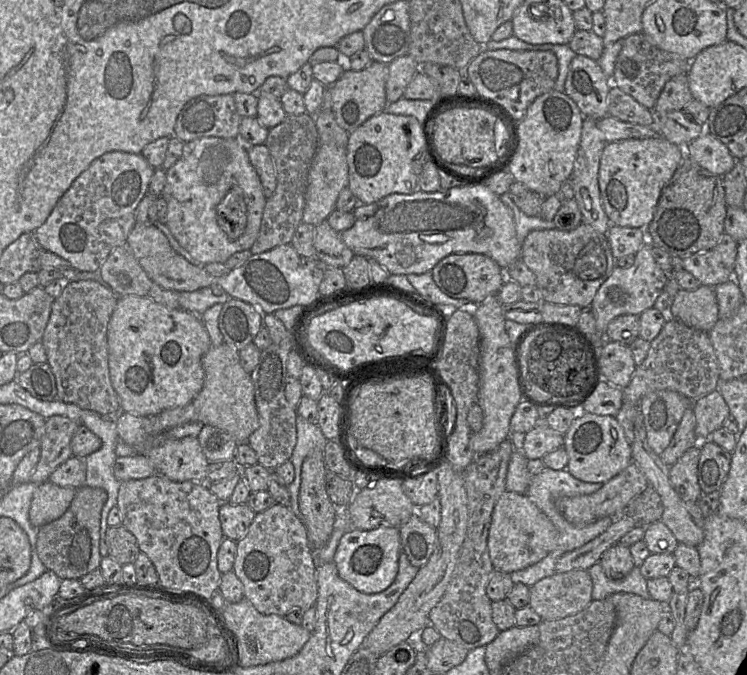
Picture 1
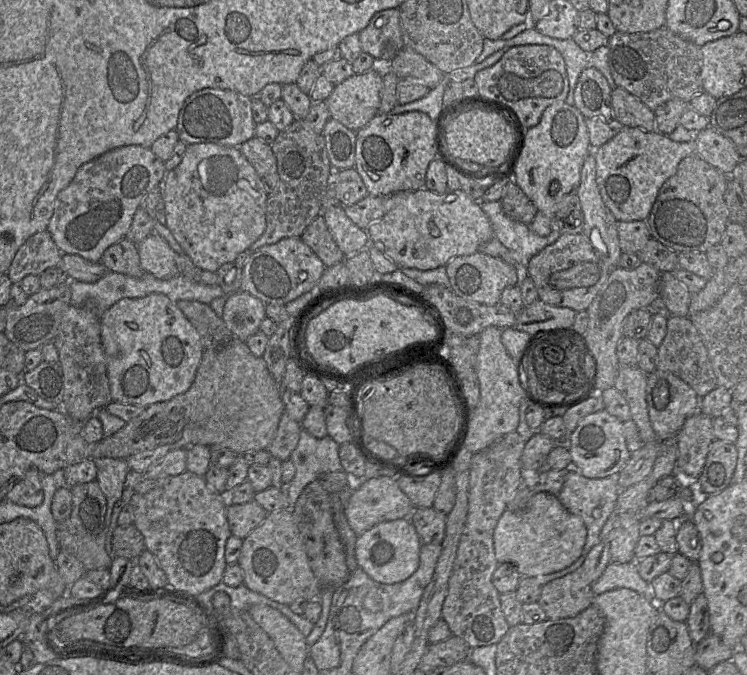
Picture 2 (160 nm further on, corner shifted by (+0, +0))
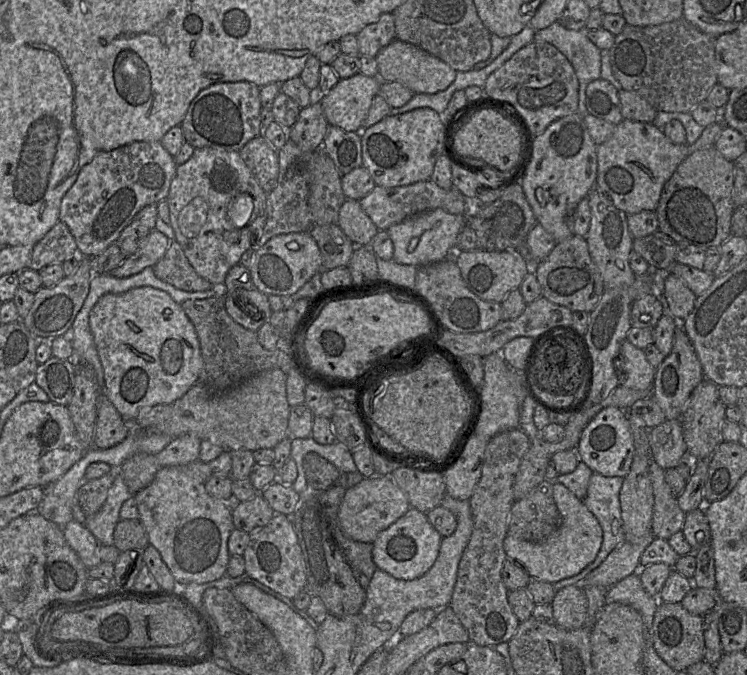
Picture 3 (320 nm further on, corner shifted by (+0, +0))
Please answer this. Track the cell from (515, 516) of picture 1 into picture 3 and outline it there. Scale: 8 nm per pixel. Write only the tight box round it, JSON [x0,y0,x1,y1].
[504,483,602,583]

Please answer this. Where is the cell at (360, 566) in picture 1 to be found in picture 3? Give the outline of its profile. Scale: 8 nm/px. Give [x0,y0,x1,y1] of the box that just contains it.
[372,508,442,580]

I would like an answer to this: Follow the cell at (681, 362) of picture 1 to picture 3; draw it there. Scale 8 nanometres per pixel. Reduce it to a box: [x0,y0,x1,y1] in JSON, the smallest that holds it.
[649,454,686,540]

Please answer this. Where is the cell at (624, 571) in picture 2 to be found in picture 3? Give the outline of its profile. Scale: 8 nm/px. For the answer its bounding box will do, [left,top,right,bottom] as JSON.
[605,568,660,638]

